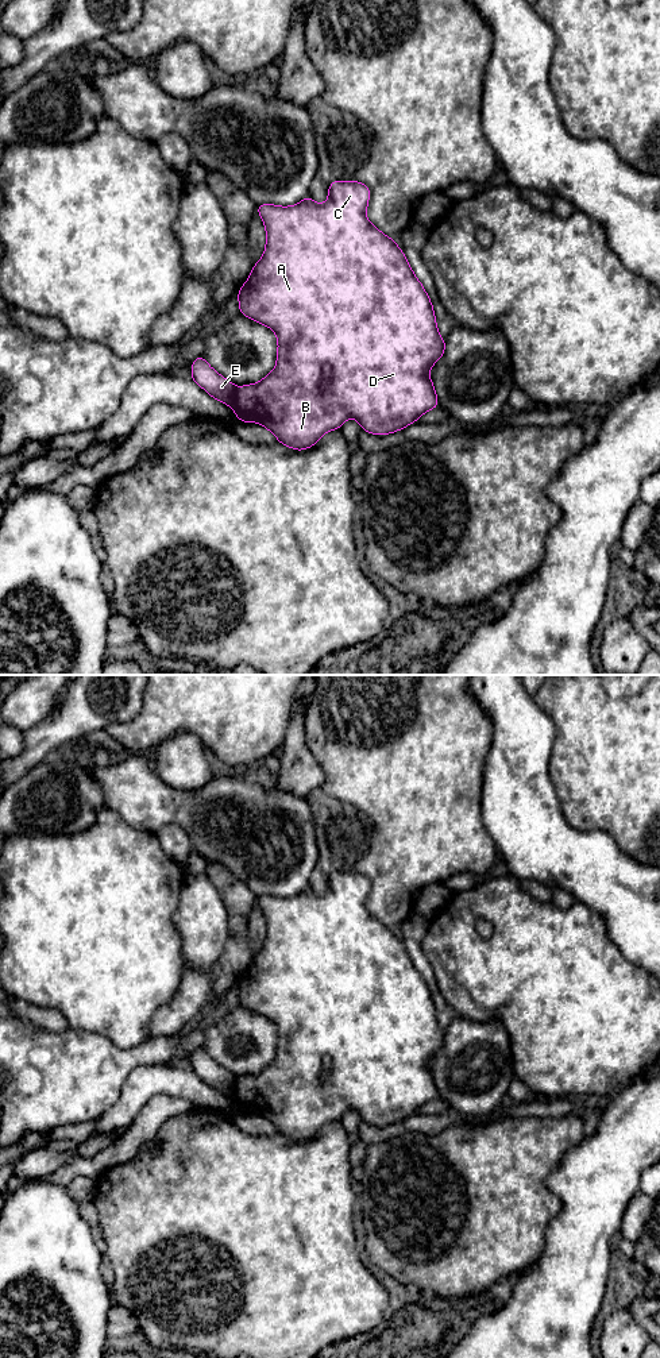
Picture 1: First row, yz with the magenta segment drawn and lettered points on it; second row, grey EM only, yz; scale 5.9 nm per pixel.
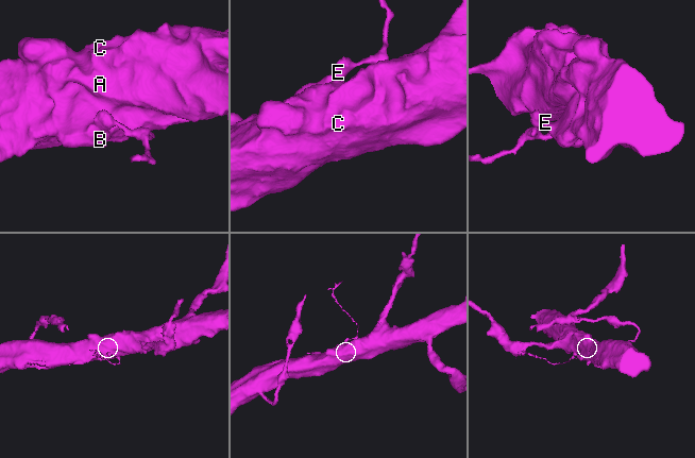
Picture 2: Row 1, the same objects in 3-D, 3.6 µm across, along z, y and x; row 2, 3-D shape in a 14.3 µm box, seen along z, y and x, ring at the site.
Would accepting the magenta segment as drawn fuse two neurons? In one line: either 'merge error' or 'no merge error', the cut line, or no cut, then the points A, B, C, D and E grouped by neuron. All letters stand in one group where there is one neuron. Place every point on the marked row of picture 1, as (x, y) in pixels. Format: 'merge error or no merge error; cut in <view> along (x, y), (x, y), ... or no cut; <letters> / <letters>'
merge error; cut in yz along (236, 388), (231, 405); A B C D / E

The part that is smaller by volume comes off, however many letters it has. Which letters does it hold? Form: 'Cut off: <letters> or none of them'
Cut off: E

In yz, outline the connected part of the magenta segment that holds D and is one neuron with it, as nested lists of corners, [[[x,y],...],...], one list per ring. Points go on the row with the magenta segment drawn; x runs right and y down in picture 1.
[[[333,181],[329,184],[328,201],[317,204],[310,196],[296,205],[278,207],[262,204],[256,207],[266,227],[266,248],[255,263],[246,283],[238,292],[239,310],[246,317],[260,323],[275,332],[278,340],[275,369],[258,383],[236,387],[232,410],[243,423],[259,423],[266,427],[281,444],[297,451],[314,445],[329,431],[340,429],[347,418],[359,421],[360,428],[373,435],[389,435],[416,423],[425,412],[439,406],[437,396],[431,377],[431,367],[443,356],[445,340],[439,335],[436,317],[424,286],[416,278],[402,250],[393,239],[375,228],[367,219],[366,211],[370,200],[370,188],[358,181]]]

